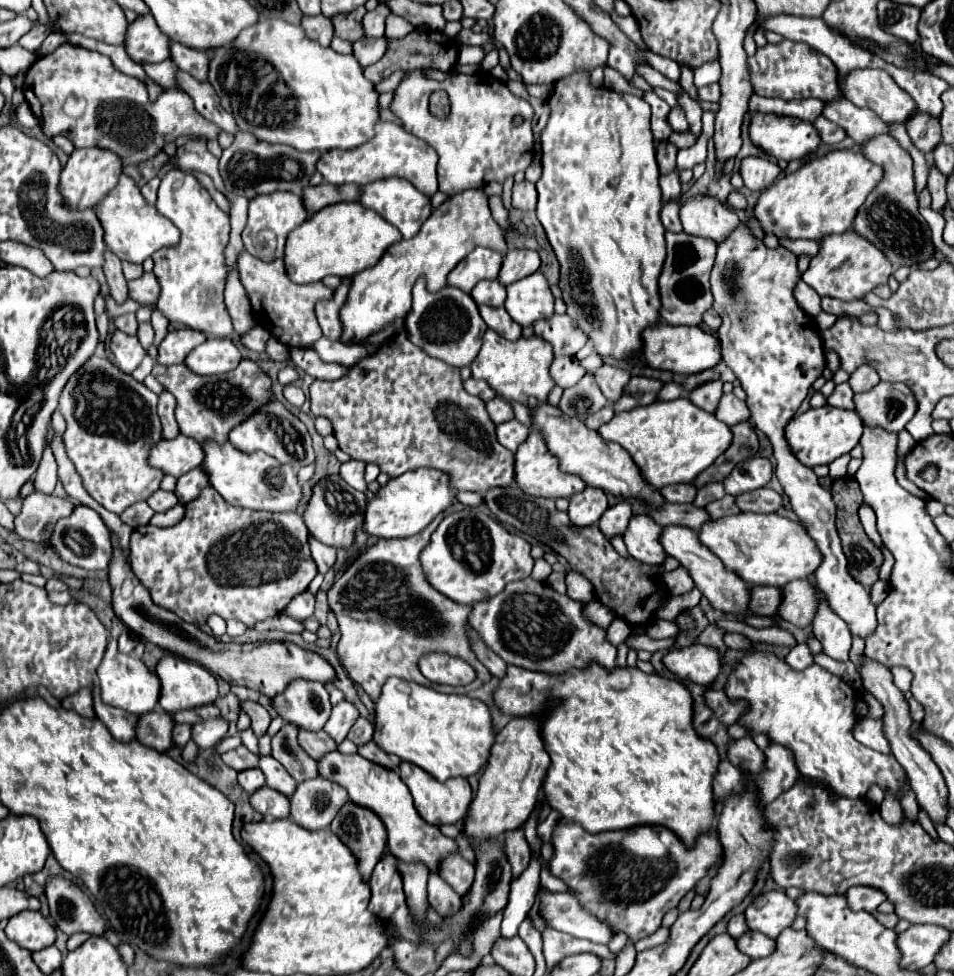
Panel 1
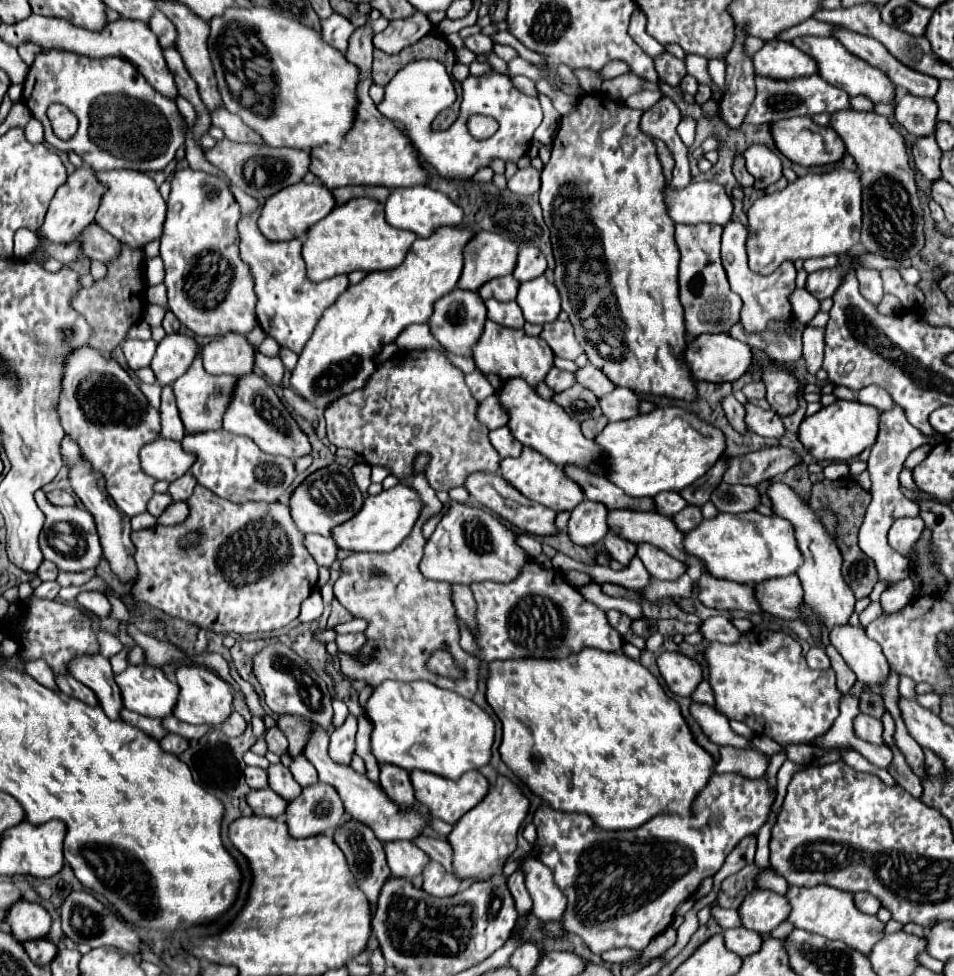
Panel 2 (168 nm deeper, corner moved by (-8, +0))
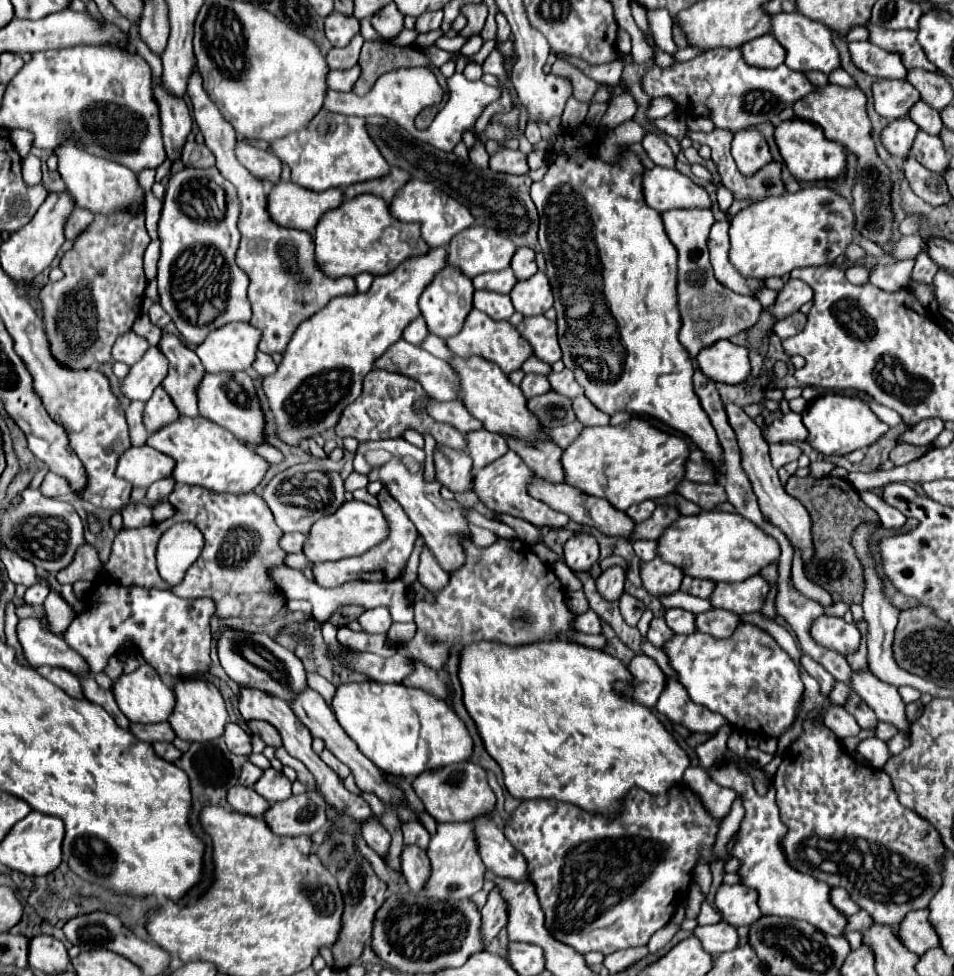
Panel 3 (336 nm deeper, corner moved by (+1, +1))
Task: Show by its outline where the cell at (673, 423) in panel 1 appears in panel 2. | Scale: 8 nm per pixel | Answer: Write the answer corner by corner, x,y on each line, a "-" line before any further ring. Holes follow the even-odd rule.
680,407
654,409
646,415
608,423
594,441
602,449
600,465
606,471
606,479
636,499
654,497
662,491
682,491
700,479
722,457
726,447
720,429

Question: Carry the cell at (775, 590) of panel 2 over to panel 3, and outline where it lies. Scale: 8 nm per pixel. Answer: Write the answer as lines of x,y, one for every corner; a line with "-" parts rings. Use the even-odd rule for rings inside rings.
753,576
751,580
743,580
739,584
717,584
715,596
711,596
711,604
735,614
761,612
769,590
771,584
763,576

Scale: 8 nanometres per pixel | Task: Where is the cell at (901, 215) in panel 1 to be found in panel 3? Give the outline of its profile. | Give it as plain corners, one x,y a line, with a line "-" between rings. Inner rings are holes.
827,84
819,88
815,96
807,96
807,100
799,100
799,104
795,104
793,110
797,118
819,124
829,140
843,144
851,154
857,156
855,184
851,190
855,228
863,238
879,246
885,246
887,242
891,244
893,242
893,220
895,220
895,214
891,210
893,180
891,180
891,170
879,158
873,136
871,136
873,126
867,116
867,96
859,88
841,88
841,86

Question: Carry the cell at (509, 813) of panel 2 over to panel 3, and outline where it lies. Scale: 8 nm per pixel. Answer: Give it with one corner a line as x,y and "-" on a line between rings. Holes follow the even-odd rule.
473,822
437,826
437,832
433,834
431,844
427,848
427,856
431,860
431,880
427,884
425,896
437,900
461,900
471,898
483,888
487,868
479,856
479,844
475,840
473,830
475,830

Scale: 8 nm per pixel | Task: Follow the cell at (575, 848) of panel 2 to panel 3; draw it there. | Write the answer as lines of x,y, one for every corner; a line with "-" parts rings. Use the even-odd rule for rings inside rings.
678,784
669,790
667,796
651,796
643,790
634,788
631,790
631,796
627,798
627,804
623,806
623,816
619,816
619,820
603,820
603,816
591,816
589,812
583,812
581,808
575,808
573,804
559,804
557,800
531,800
531,802
521,802
521,806
513,812
513,820
509,824
505,824
505,836
507,840
515,846
517,852
521,852
529,864
529,874
531,880
535,884
537,896
541,900
541,908
545,912
545,924
547,930
563,944
573,946
579,954
587,954
587,952
603,952
613,954
617,950
623,948
631,948
631,946
645,946
649,942
649,938
663,928
675,914
677,906
687,898
687,888
691,886
691,876
693,870
699,864
699,858
703,856
707,864
713,862
713,846
717,842
717,834
721,830
723,820
711,816
703,807
699,796
693,793
683,784

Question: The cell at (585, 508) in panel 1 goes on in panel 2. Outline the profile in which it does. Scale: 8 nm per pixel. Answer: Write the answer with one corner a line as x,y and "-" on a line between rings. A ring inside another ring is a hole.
582,501
570,515
568,523
570,539
582,547
590,547
602,541
604,535
608,533
606,513
608,509
602,503

